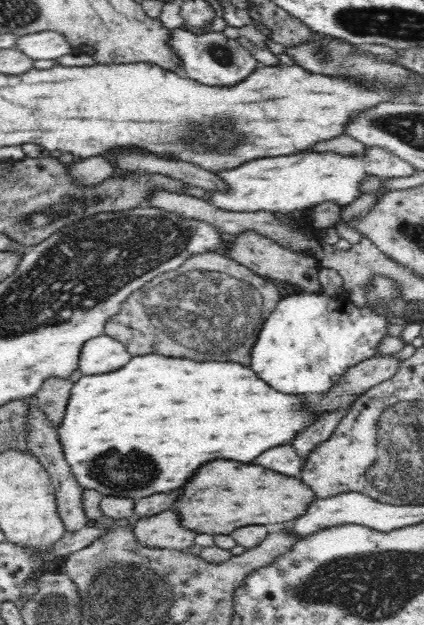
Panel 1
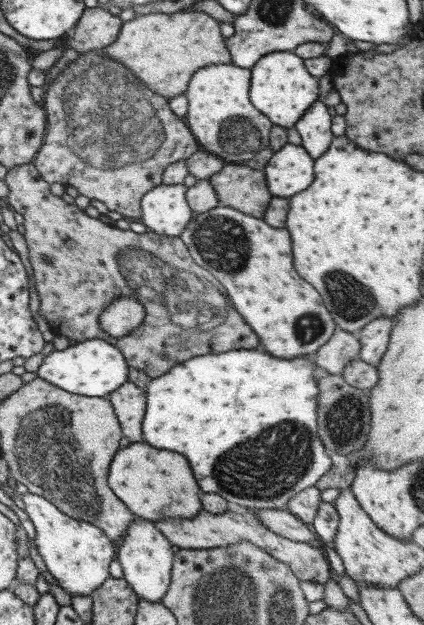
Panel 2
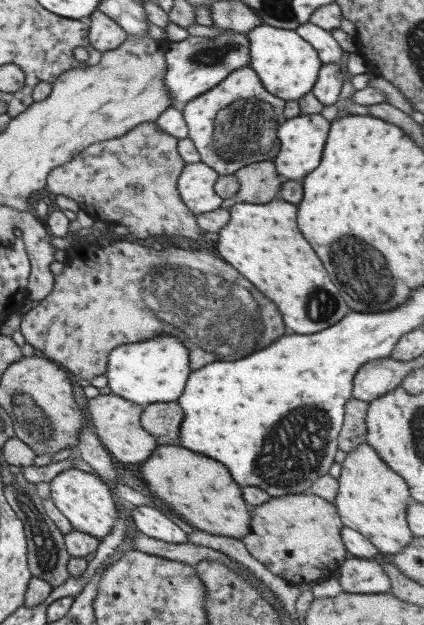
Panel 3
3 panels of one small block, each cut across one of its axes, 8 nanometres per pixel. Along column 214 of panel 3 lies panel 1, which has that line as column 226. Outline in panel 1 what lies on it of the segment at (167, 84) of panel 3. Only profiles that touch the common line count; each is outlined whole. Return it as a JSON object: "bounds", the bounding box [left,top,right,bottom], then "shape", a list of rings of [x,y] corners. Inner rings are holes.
{"bounds":[167,28,260,86],"shape":[[[172,28],[167,42],[174,51],[178,66],[185,70],[186,76],[208,86],[234,86],[260,65],[240,41],[226,37],[224,31],[196,33],[188,29]]]}

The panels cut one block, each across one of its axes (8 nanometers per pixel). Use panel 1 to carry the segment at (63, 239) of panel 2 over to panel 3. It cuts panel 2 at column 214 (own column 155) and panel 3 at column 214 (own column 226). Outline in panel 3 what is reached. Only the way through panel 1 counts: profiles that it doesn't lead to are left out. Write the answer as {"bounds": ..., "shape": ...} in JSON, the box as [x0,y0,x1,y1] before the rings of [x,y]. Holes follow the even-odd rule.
{"bounds":[19,240,287,381],"shape":[[[120,240],[107,246],[95,246],[95,248],[85,248],[85,244],[77,244],[77,248],[72,246],[66,251],[67,259],[64,270],[59,275],[54,275],[54,284],[50,293],[39,301],[35,307],[31,307],[27,312],[24,312],[20,317],[19,331],[23,336],[24,342],[33,348],[39,350],[46,360],[53,362],[63,368],[74,379],[83,379],[91,381],[96,376],[101,376],[105,373],[105,363],[109,351],[117,346],[127,345],[130,343],[151,340],[151,338],[161,338],[161,335],[173,335],[177,338],[183,348],[187,348],[187,358],[189,358],[189,368],[197,370],[209,362],[221,360],[221,358],[245,358],[245,354],[253,354],[253,350],[261,350],[265,346],[269,346],[275,338],[287,334],[286,326],[281,322],[282,316],[275,312],[275,306],[271,306],[271,302],[259,294],[249,280],[241,278],[241,274],[237,274],[230,264],[227,264],[223,259],[215,254],[209,253],[205,249],[185,250],[179,247],[162,247],[161,251],[145,247],[131,240]]]}

